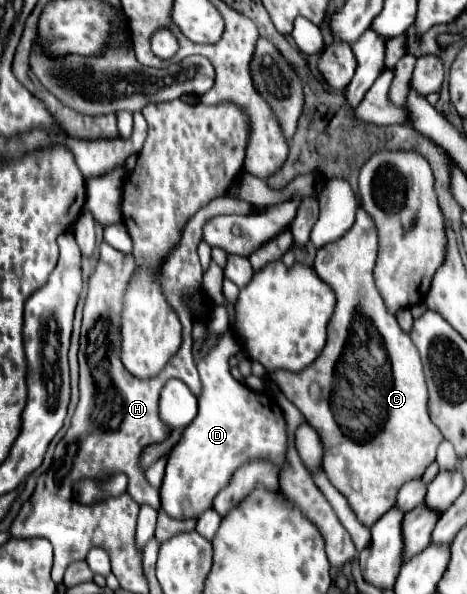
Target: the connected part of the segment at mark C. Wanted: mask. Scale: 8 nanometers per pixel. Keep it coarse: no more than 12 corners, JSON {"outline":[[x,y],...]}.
{"outline":[[364,209],[320,247],[322,355],[269,376],[364,525],[436,459],[420,355]]}

